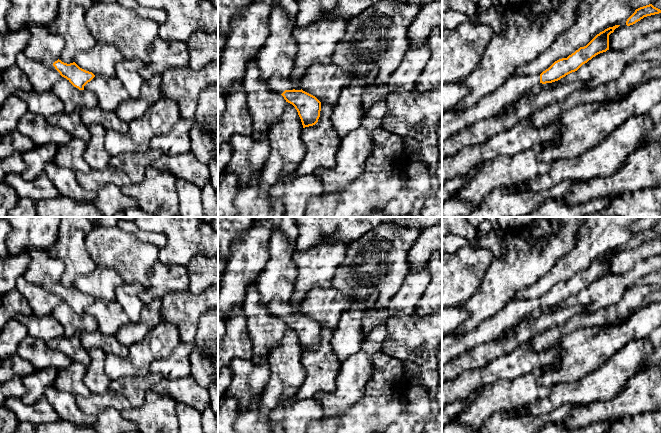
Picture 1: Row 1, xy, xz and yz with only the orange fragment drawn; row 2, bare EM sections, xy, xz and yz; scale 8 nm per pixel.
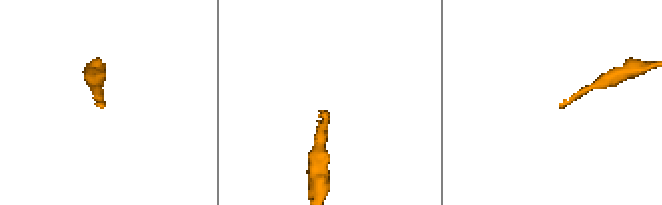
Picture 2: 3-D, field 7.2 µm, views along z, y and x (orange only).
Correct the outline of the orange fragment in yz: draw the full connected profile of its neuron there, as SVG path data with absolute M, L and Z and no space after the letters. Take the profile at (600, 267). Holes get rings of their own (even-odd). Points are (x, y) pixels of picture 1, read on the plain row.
M615 249L600 256L586 270L580 271L567 282L555 285L540 299L513 299L501 311L481 322L474 330L460 335L443 336L442 364L477 345L496 339L539 307L552 307L577 295L596 279L609 274L609 259L619 250Z

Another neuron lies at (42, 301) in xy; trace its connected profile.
M24 276L18 278L16 289L28 301L33 314L38 317L51 315L61 301L56 293L49 291L44 285L28 282Z

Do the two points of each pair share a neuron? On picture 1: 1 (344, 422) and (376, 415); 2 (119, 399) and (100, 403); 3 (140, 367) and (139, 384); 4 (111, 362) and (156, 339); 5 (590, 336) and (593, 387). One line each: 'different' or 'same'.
1: same
2: same
3: different
4: same
5: different

